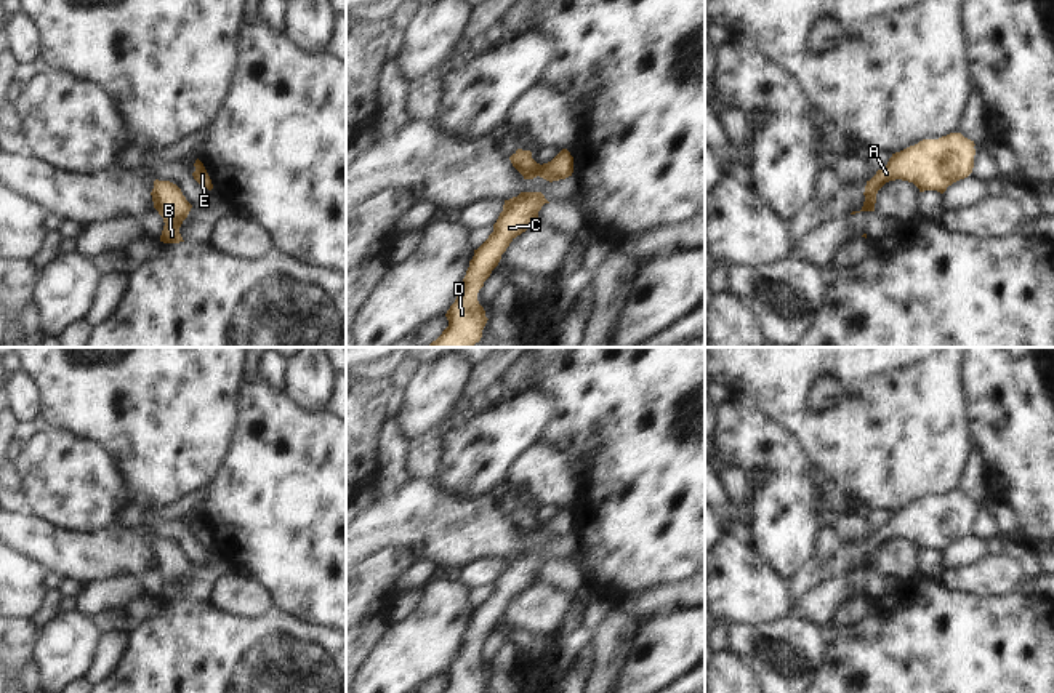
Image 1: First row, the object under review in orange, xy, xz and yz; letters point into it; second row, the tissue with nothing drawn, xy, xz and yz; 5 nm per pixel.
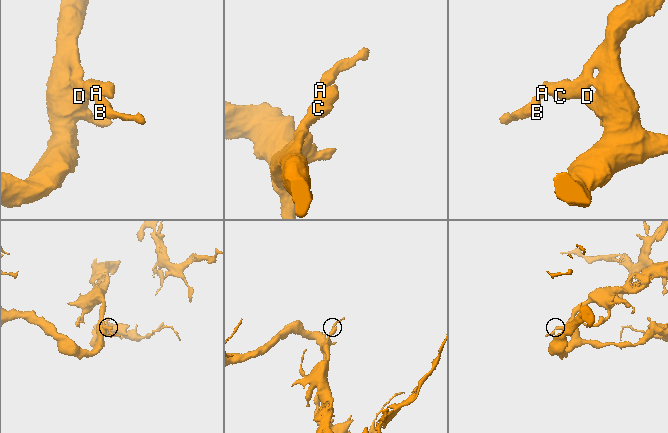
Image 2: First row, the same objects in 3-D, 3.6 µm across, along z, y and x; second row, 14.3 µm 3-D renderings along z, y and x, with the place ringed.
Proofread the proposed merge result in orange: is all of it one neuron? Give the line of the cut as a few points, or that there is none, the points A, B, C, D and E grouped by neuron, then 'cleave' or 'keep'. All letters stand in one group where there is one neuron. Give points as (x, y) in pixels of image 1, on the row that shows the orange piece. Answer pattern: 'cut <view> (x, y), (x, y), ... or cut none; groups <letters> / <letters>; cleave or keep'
cut none; groups A B C D E; keep

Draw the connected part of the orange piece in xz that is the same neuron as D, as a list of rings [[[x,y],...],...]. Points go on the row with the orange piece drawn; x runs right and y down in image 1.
[[[521,192],[505,200],[503,211],[489,238],[474,250],[455,302],[447,310],[449,326],[426,347],[473,347],[482,338],[487,323],[477,293],[498,266],[509,243],[538,222],[538,211],[549,203],[541,192]]]

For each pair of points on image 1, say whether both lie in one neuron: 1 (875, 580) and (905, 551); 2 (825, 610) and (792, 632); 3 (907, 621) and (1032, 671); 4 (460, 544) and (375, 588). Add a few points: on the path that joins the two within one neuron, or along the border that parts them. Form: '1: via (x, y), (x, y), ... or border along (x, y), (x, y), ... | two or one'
1: border along (873, 570), (881, 575), (893, 575), (901, 583) | two
2: border along (790, 616), (808, 620), (819, 628) | two
3: via (937, 652), (957, 671), (1001, 671) | one
4: border along (377, 552), (388, 546), (406, 544), (415, 560) | two

